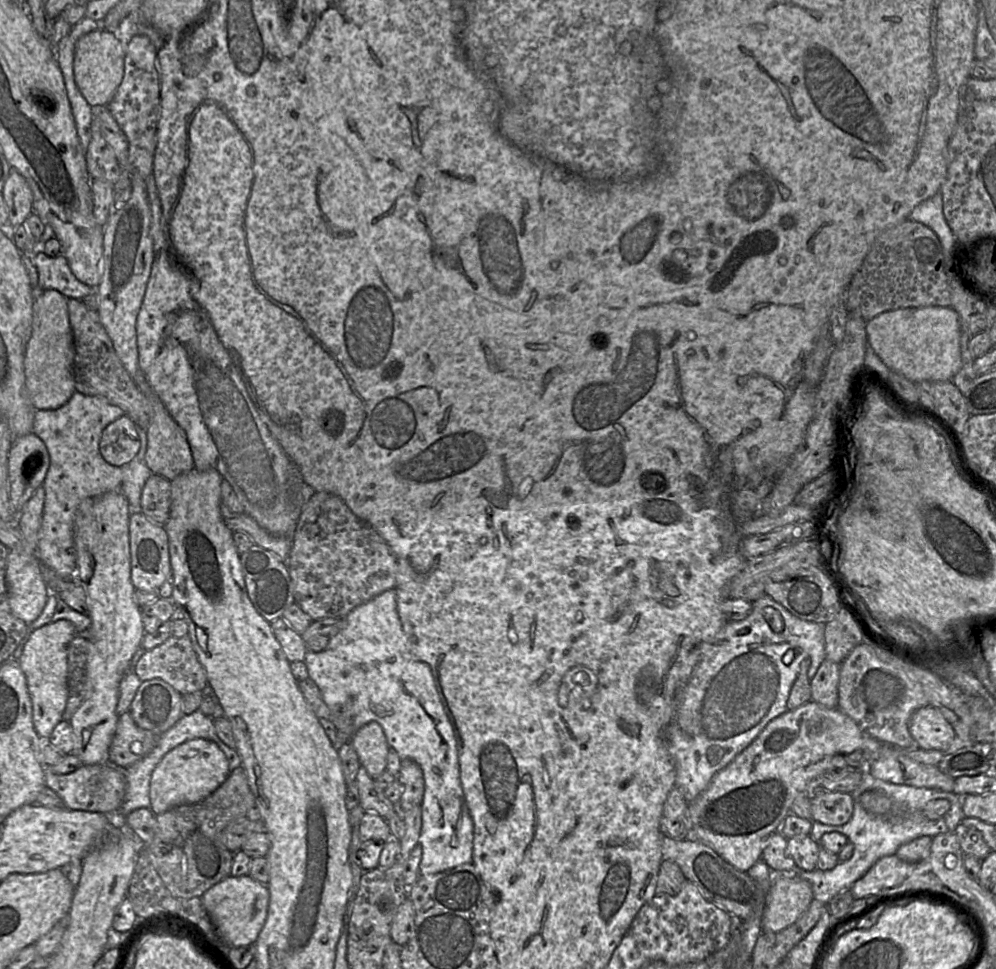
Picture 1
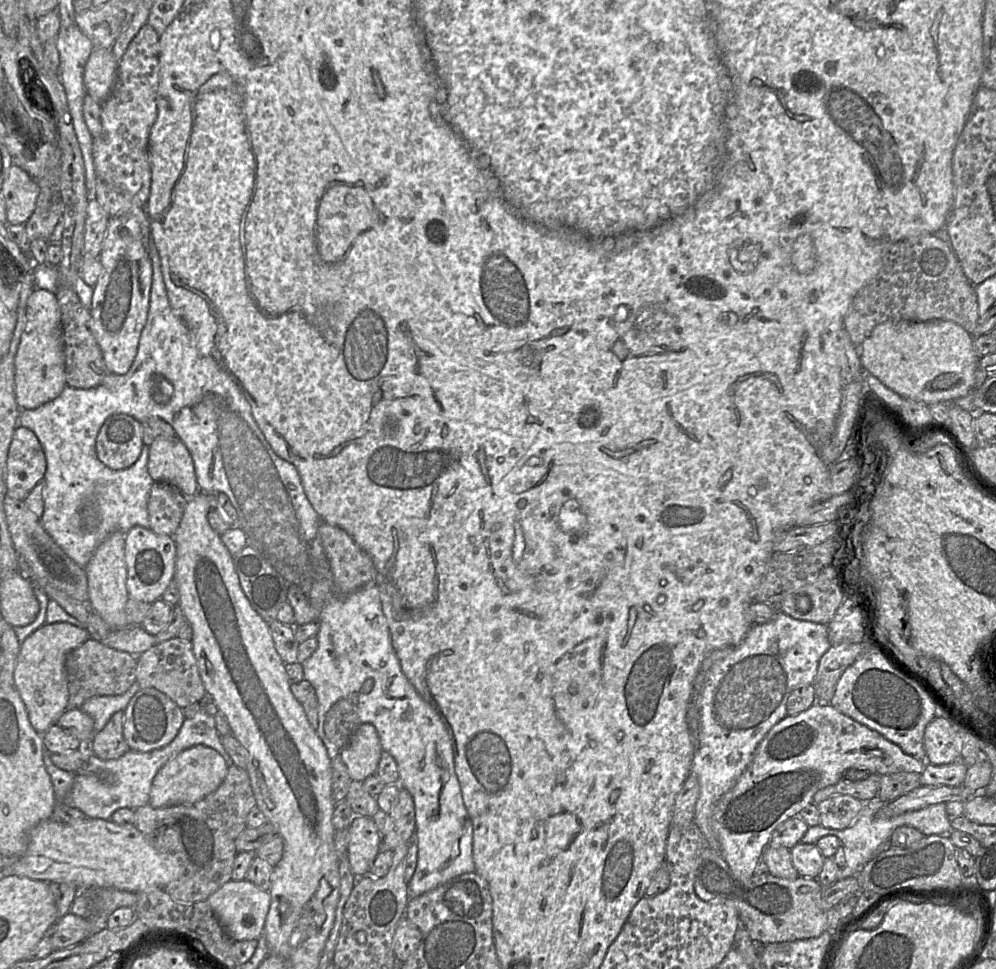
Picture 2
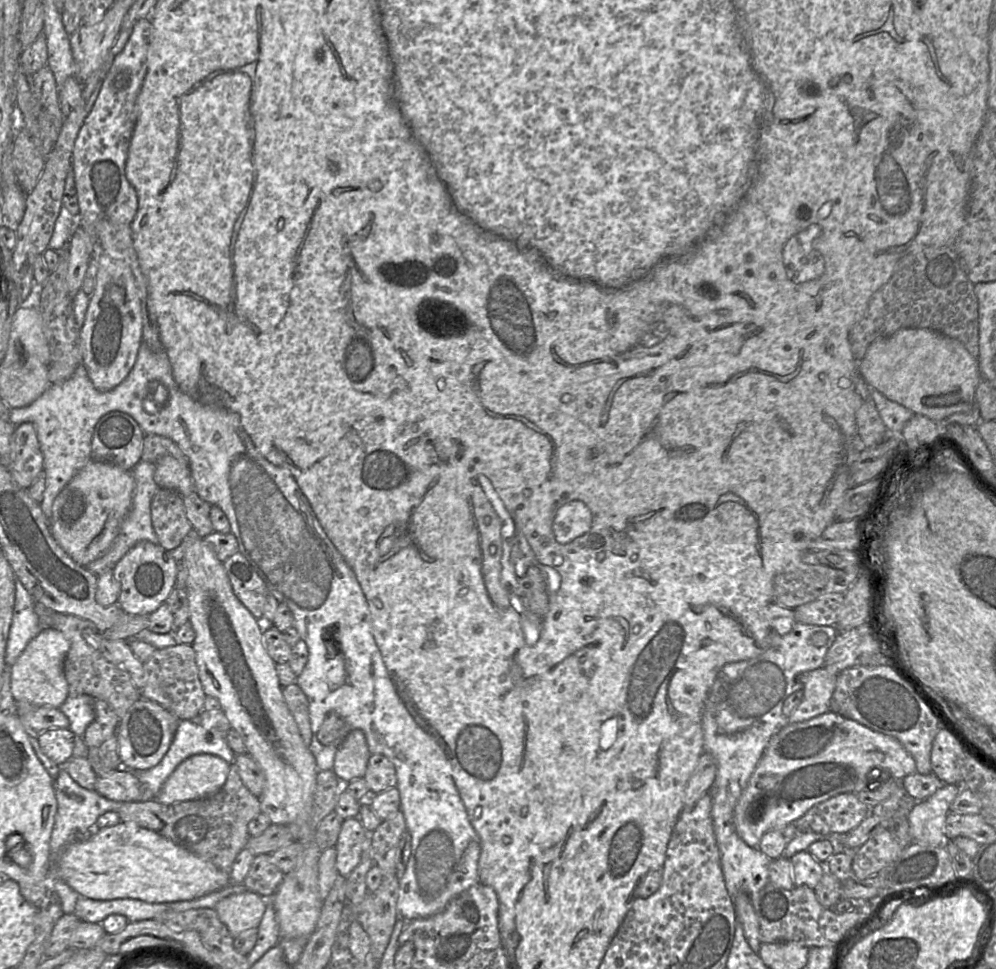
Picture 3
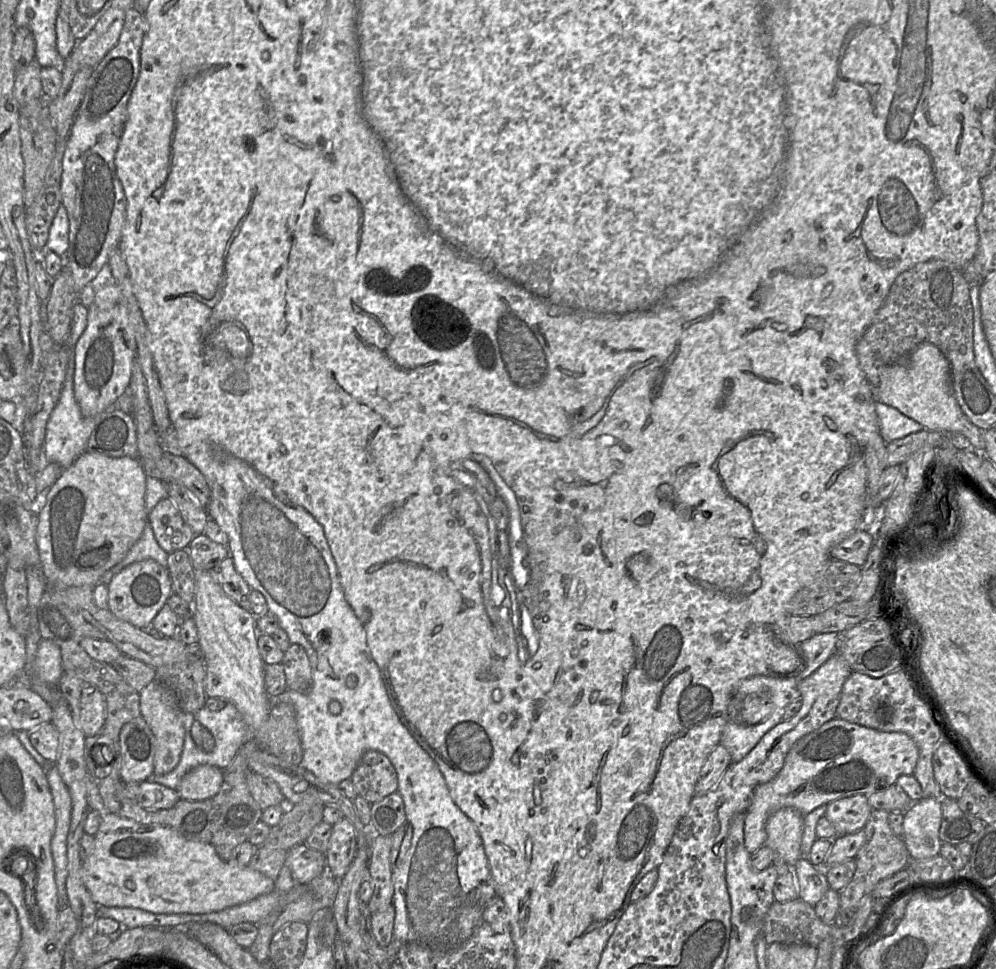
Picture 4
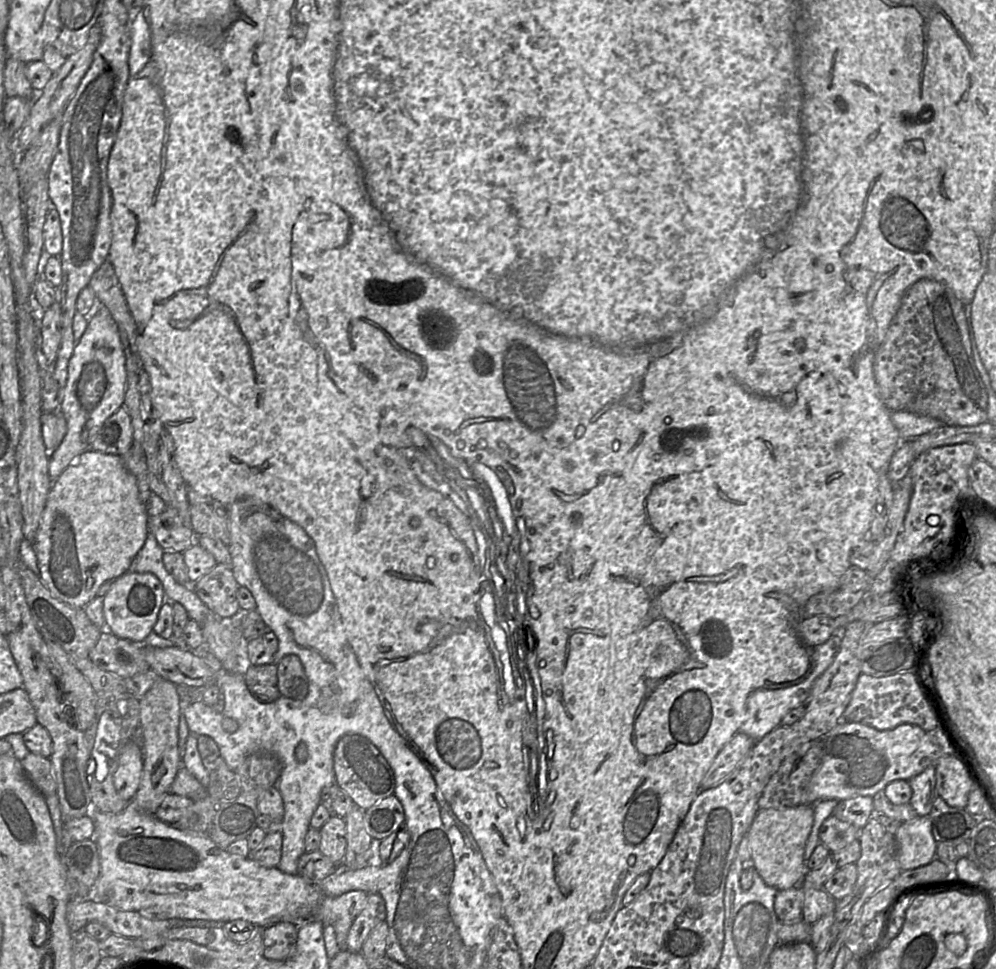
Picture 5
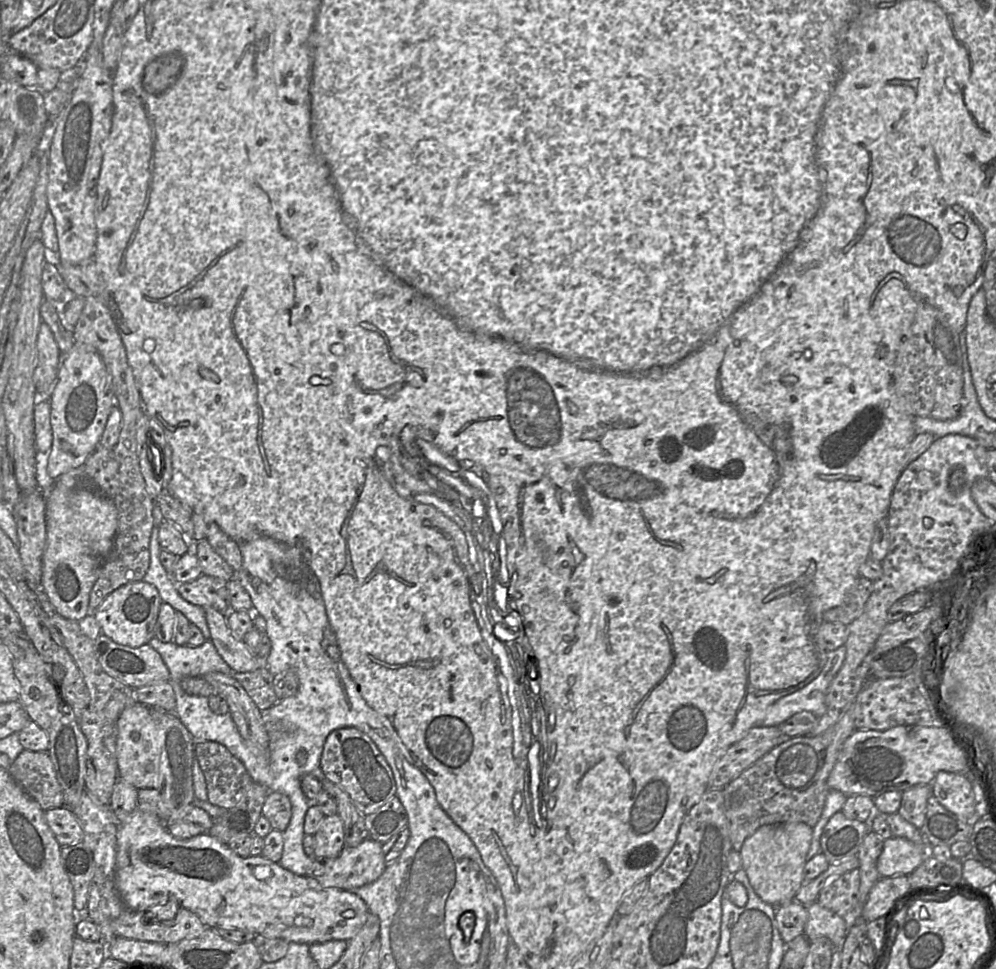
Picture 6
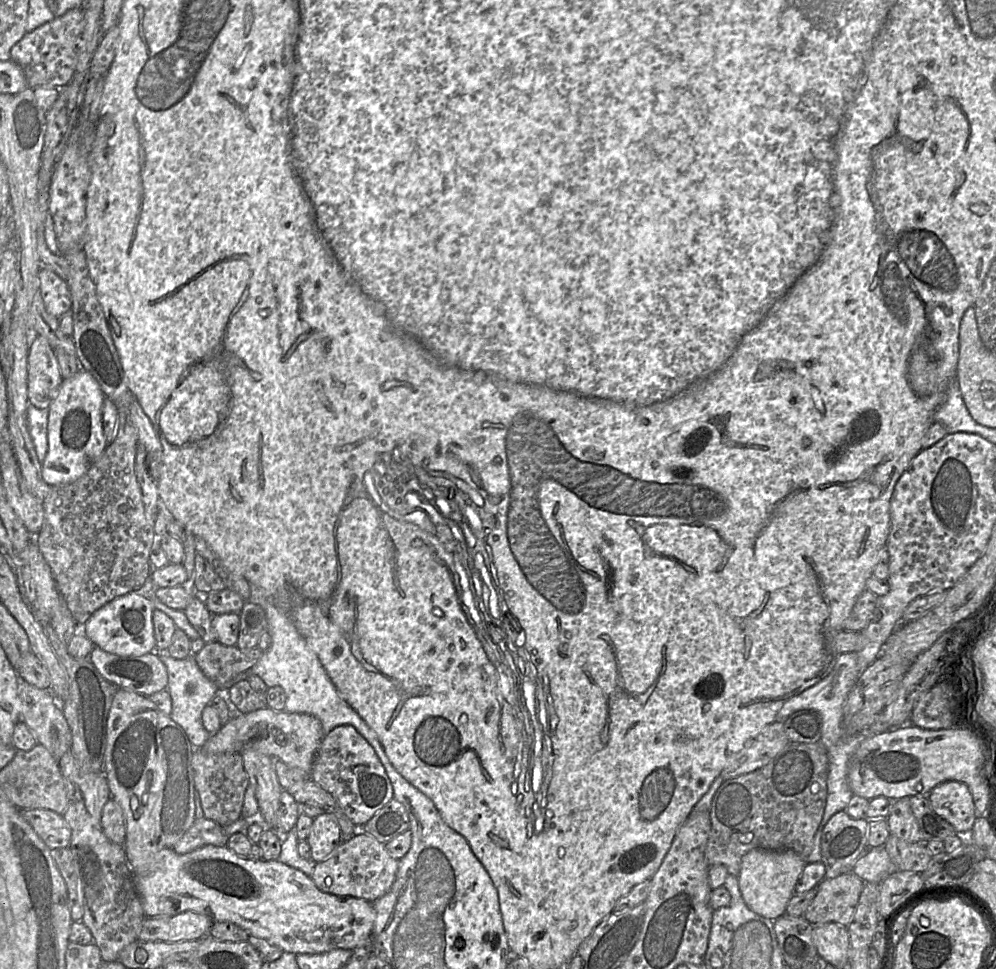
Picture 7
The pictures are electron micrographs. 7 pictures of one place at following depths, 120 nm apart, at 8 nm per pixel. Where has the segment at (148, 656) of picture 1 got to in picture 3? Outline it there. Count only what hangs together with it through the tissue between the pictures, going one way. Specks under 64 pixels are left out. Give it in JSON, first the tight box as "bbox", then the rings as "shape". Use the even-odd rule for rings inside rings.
{"bbox":[140,643,206,720],"shape":[[[177,643],[174,646],[156,649],[143,663],[143,668],[145,684],[140,691],[143,698],[157,702],[179,720],[191,720],[202,712],[206,694],[199,679],[192,645]]]}

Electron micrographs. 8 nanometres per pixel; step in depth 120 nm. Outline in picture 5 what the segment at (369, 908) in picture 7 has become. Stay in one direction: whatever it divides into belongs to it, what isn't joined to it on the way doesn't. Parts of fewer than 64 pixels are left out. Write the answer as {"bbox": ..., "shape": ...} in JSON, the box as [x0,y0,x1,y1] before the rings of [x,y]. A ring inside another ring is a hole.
{"bbox":[86,678,366,927],"shape":[[[163,678],[153,684],[139,703],[139,734],[135,739],[141,743],[144,767],[138,791],[120,813],[104,813],[92,806],[86,814],[95,825],[94,840],[100,858],[100,874],[91,890],[91,900],[156,919],[206,920],[217,923],[245,920],[256,927],[267,927],[283,921],[300,925],[308,920],[319,920],[324,925],[333,926],[341,918],[348,918],[353,922],[366,906],[366,892],[352,890],[336,897],[324,896],[318,883],[310,883],[300,875],[286,874],[278,867],[263,867],[251,856],[231,855],[208,837],[176,829],[156,817],[156,812],[166,794],[170,793],[170,787],[181,766],[178,729],[185,705],[180,701],[176,684]]]}

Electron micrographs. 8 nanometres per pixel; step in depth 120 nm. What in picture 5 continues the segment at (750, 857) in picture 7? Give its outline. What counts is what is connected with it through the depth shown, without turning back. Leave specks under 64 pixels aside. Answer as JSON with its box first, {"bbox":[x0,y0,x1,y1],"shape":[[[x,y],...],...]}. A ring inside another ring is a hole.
{"bbox":[746,805,814,890],"shape":[[[813,805],[758,810],[746,833],[750,864],[763,881],[777,890],[800,887],[806,874],[805,845],[814,821]]]}

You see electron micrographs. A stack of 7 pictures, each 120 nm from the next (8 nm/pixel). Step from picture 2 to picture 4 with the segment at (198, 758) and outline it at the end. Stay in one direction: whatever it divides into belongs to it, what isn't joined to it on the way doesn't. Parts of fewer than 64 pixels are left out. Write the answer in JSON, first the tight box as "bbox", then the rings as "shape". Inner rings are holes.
{"bbox":[177,765,224,801],"shape":[[[200,765],[181,780],[177,792],[180,799],[202,801],[214,797],[224,780],[224,770],[212,765]]]}

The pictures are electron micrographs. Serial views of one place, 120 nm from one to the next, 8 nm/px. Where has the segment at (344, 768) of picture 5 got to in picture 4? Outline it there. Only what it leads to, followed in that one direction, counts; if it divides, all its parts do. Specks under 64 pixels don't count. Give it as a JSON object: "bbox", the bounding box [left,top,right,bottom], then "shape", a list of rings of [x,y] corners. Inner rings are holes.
{"bbox":[350,751,398,804],"shape":[[[367,751],[360,759],[350,780],[357,794],[370,804],[397,792],[398,779],[388,757],[378,751]]]}

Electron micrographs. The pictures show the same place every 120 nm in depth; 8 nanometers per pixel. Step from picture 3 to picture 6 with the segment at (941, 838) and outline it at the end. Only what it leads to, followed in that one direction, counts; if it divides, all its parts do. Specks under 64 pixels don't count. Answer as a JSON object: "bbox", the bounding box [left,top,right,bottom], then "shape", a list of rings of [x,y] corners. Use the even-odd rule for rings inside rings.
{"bbox":[877,837,928,877],"shape":[[[901,837],[884,840],[877,860],[880,877],[911,874],[927,857],[928,844],[915,844]]]}

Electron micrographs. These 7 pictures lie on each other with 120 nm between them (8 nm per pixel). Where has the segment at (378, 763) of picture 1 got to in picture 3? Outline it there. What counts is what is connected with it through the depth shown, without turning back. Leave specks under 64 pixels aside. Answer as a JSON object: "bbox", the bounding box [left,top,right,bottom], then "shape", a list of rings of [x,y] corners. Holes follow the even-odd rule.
{"bbox":[333,730,370,784],"shape":[[[353,730],[337,751],[333,771],[343,784],[361,779],[365,775],[370,757],[364,732]]]}

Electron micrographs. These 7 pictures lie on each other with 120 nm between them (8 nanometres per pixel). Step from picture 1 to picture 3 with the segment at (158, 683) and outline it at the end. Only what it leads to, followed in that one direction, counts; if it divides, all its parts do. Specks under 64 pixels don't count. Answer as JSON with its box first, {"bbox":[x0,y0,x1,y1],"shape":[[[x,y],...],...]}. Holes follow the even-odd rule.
{"bbox":[118,696,179,772],"shape":[[[141,696],[128,709],[118,726],[118,753],[122,766],[129,771],[138,772],[158,765],[171,746],[179,721],[157,702]]]}

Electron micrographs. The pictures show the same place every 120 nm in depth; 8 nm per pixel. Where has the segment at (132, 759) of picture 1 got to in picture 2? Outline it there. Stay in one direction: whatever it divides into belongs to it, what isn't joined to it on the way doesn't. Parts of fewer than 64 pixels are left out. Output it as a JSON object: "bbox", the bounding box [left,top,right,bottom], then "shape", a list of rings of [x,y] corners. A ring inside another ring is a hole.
{"bbox":[85,712,130,760],"shape":[[[124,712],[114,713],[105,727],[96,733],[85,750],[102,760],[114,760],[130,751],[123,736]]]}

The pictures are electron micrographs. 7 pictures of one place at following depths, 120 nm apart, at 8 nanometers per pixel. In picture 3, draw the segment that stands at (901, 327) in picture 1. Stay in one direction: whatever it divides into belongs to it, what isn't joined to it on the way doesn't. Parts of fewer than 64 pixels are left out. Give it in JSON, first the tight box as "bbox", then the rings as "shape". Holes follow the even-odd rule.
{"bbox":[858,328,980,422],"shape":[[[904,328],[891,336],[875,339],[868,346],[863,359],[858,362],[858,369],[866,383],[889,400],[936,422],[945,422],[952,414],[971,410],[980,381],[977,358],[973,357],[960,341],[927,328]]]}

